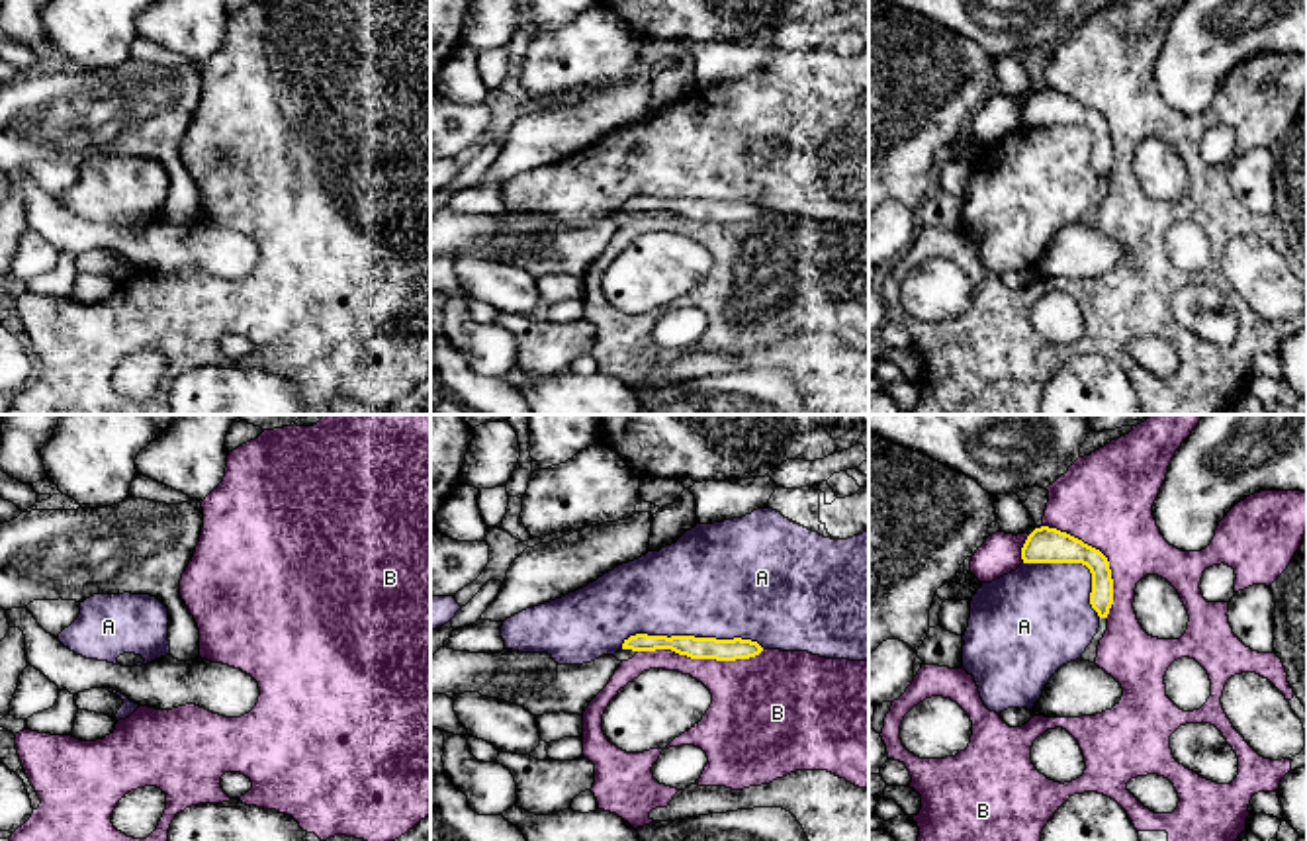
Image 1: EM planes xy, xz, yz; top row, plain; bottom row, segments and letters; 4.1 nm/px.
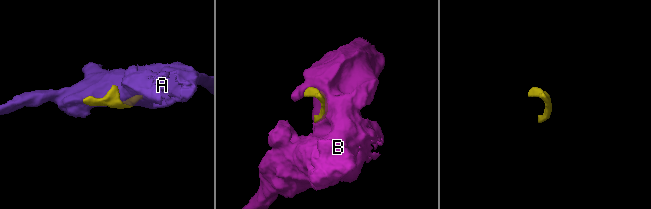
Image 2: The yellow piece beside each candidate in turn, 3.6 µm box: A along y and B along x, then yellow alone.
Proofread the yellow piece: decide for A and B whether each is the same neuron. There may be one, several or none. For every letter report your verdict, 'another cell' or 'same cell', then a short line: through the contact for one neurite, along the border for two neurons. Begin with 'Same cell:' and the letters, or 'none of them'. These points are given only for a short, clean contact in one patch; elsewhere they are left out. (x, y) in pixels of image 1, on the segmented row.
Same cell: B
A: another cell
B: same cell

